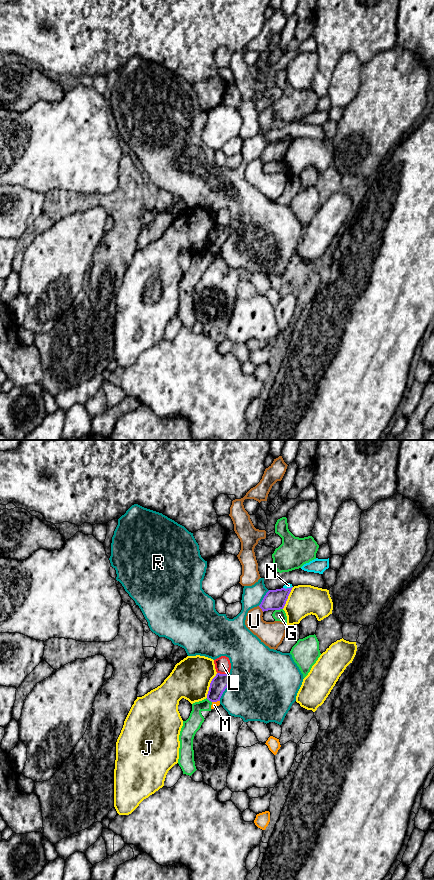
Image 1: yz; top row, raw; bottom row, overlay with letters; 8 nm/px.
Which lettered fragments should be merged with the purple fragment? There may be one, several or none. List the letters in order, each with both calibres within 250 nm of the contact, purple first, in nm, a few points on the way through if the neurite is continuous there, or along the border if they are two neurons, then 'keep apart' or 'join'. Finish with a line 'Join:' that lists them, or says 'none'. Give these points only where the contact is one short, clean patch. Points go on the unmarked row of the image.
G: 160 nm thick on the purple side, 100 nm on the other; keep apart
J: 140 nm thick on the purple side, 320 nm on the other; keep apart
L: 140 nm thick on the purple side, 130 nm on the other; border along yz (217, 224), (228, 227); keep apart
M: 140 nm thick on the purple side, 50 nm on the other; border along yz (219, 252), (212, 254); keep apart
N: 160 nm thick on the purple side, 50 nm on the other; keep apart
R: 140 nm thick on the purple side, 460 nm on the other; keep apart
U: 160 nm thick on the purple side, 190 nm on the other; keep apart
Join: none

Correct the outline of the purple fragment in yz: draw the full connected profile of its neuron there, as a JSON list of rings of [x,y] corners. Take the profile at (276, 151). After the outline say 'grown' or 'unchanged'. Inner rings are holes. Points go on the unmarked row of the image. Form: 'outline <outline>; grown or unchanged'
outline [[[293,139],[269,142],[259,159],[262,163],[283,161]]]; unchanged

